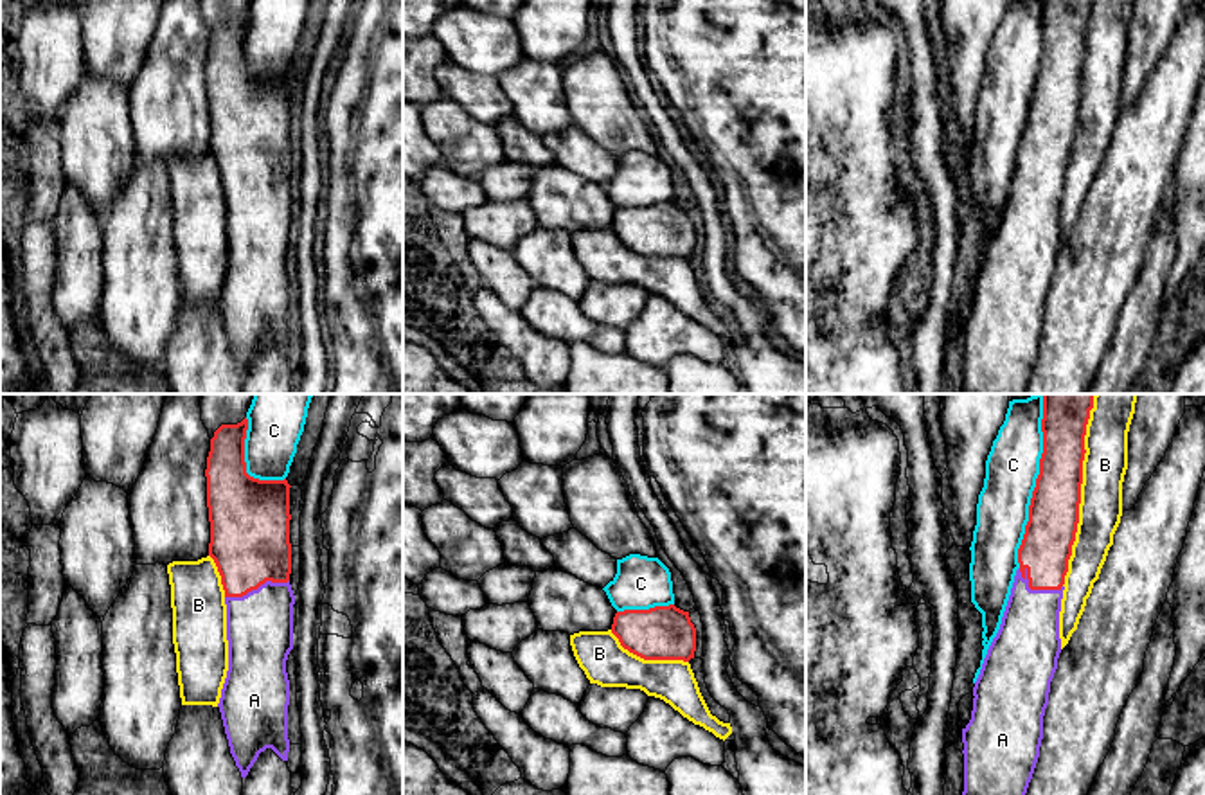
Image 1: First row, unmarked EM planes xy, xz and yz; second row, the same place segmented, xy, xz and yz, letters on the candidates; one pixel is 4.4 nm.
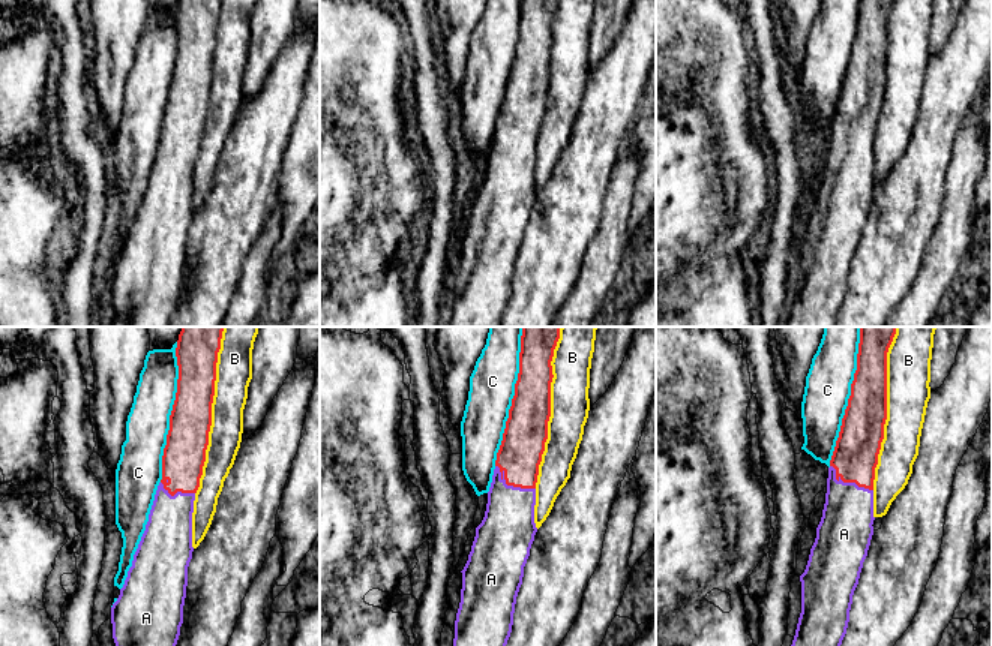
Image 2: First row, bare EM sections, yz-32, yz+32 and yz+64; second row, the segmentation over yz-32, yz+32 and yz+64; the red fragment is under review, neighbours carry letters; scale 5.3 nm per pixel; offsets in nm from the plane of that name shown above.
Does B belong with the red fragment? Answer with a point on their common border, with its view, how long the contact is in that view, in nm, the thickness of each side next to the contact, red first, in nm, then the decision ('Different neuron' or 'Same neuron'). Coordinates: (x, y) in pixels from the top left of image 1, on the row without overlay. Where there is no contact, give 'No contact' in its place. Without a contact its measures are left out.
Touches red at yz (1080, 92). Shared border 850 nm. Thickness 220 nm (red) against 200 nm. Different neuron

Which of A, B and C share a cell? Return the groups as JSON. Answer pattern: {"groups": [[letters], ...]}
{"groups": [["A"], ["B"], ["C"]]}

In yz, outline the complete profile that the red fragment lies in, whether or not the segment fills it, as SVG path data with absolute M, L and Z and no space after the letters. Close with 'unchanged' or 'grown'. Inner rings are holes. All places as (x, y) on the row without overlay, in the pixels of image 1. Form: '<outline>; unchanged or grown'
M1043 0L1043 50L1040 72L1029 103L1029 119L1018 146L1018 160L1011 192L1002 214L1000 227L984 255L973 284L973 308L962 326L964 340L964 389L962 394L1025 394L1032 376L1043 336L1043 313L1049 302L1050 279L1061 250L1059 209L1065 187L1068 156L1079 121L1084 32L1093 0Z; grown

